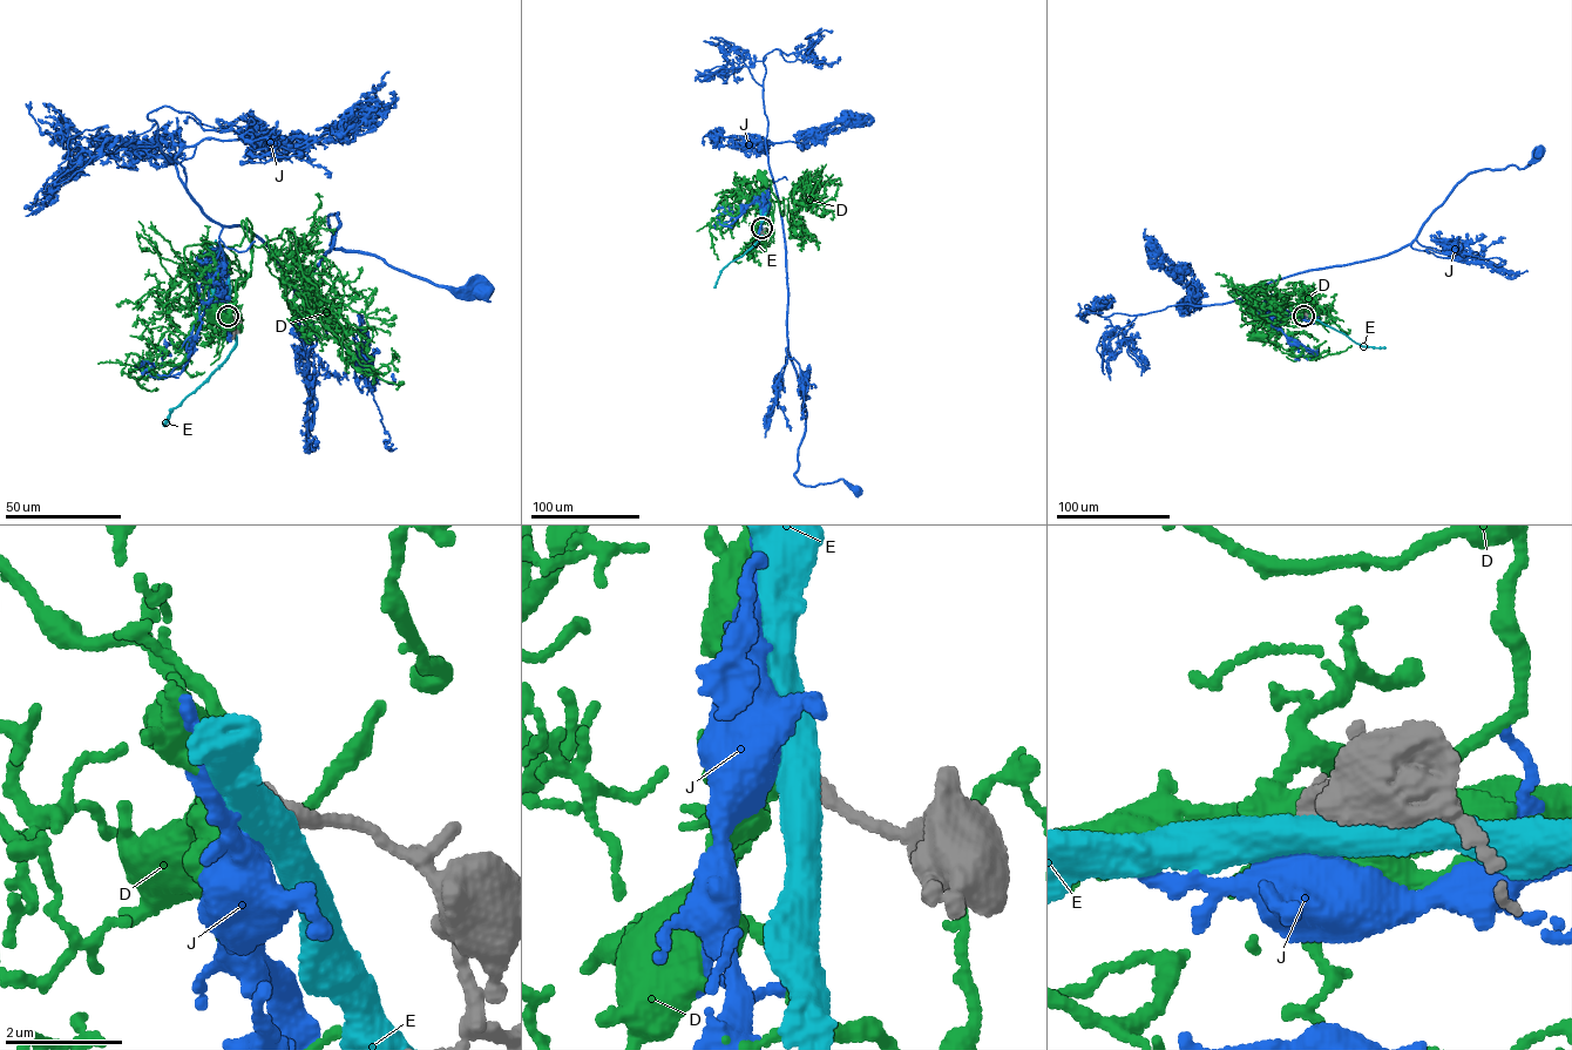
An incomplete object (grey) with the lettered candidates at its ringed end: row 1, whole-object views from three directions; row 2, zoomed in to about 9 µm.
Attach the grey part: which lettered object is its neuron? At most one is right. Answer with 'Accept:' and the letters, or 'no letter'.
Accept: J

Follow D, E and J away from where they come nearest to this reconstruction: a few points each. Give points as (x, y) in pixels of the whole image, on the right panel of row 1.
D: (1303, 316), (1314, 292), (1265, 298), (1259, 284), (1271, 286), (1275, 296), (1253, 337)
E: (1303, 314), (1313, 316), (1362, 346), (1386, 347)
J: (1303, 316), (1281, 316), (1242, 298), (1292, 275), (1396, 251), (1414, 239), (1468, 175), (1524, 168), (1538, 153)

